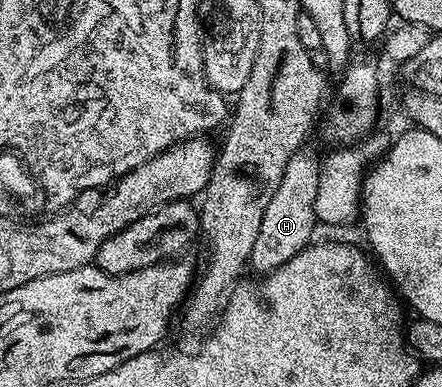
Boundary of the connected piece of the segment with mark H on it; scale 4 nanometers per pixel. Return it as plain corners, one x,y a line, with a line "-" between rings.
302,148
287,160
287,168
283,171
283,180
279,180
279,188
275,188
275,196
267,204
263,212
263,224
259,224
259,236
255,236
255,248
251,248
249,266
258,270
258,275
270,274
275,268
287,264
291,256
295,256
314,241
313,229
319,226
315,216
315,196
319,196
319,180
321,179
320,157

